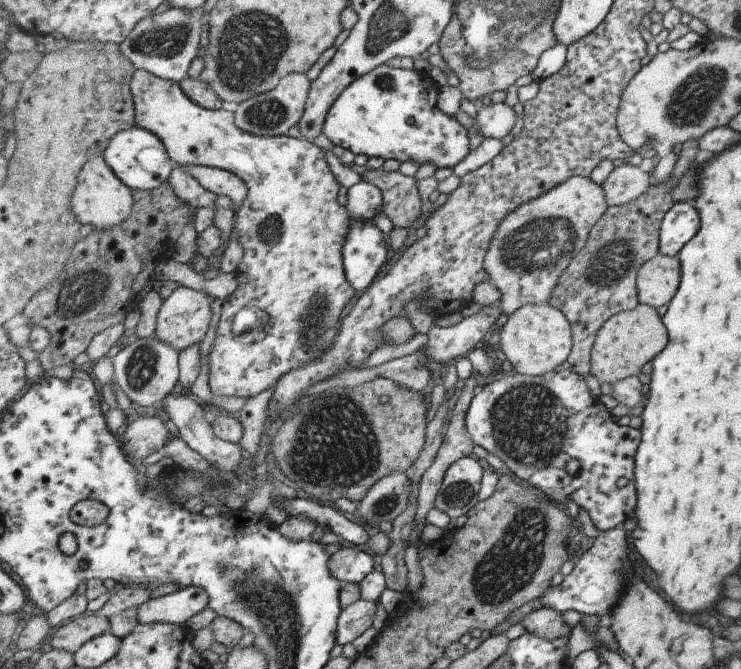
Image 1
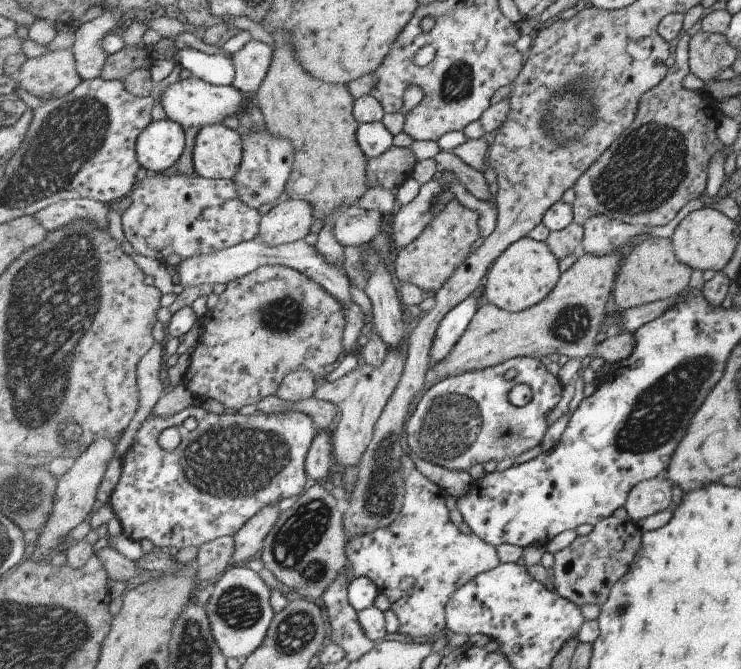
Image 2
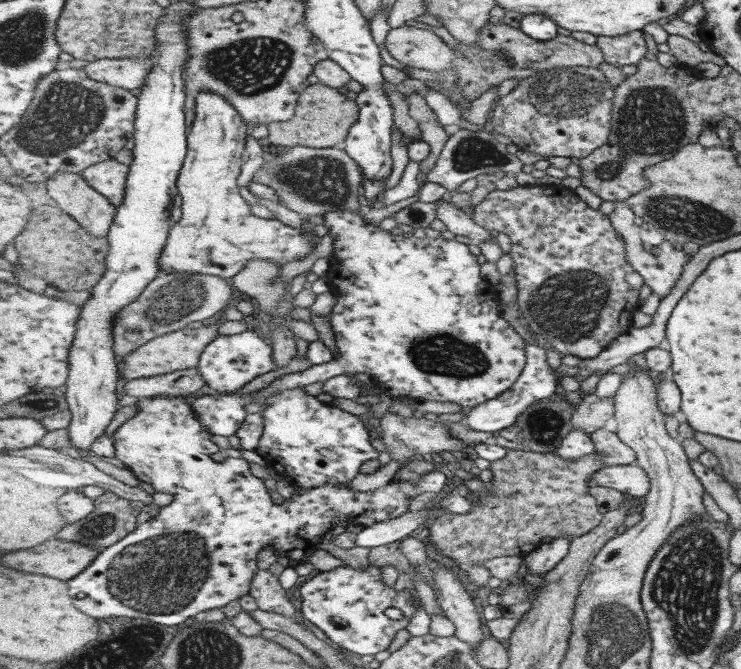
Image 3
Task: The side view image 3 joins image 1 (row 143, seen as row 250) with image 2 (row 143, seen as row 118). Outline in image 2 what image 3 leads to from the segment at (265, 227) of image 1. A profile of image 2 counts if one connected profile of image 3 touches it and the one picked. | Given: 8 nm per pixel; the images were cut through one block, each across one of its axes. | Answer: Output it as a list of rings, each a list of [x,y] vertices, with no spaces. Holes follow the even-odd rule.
[[[221,124],[202,127],[195,138],[193,170],[208,179],[235,180],[242,168],[241,132]]]

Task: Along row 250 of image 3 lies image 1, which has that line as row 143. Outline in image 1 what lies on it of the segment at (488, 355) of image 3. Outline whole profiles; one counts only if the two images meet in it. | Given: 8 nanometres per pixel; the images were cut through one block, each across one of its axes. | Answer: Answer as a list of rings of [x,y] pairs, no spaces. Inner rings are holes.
[[[391,64],[379,66],[347,86],[345,92],[333,102],[327,114],[324,134],[331,143],[351,151],[354,155],[362,154],[368,158],[374,156],[384,159],[393,158],[400,163],[409,162],[409,160],[419,164],[431,162],[437,168],[453,169],[471,152],[471,146],[469,146],[471,136],[455,116],[449,116],[437,105],[439,88],[440,86],[430,80],[425,72],[397,68]]]

